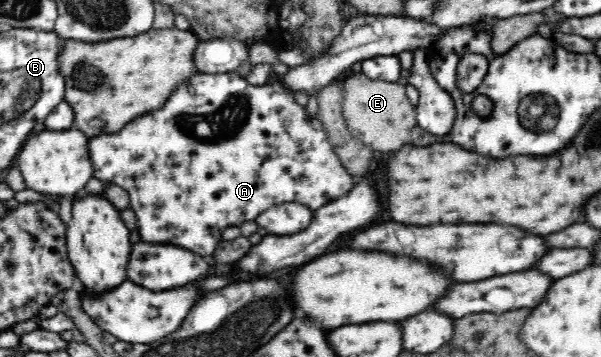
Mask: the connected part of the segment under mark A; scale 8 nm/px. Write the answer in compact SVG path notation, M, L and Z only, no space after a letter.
M196 73L186 87L182 85L170 97L170 101L166 103L166 107L162 111L148 114L148 117L144 115L144 117L128 123L121 133L115 135L101 134L90 138L88 150L90 150L90 159L93 165L93 177L102 182L112 182L119 185L128 192L129 205L136 216L135 230L142 241L153 244L177 245L197 254L200 253L206 258L210 257L218 242L223 240L222 235L227 228L239 227L246 219L255 221L270 207L280 205L280 203L298 202L315 212L323 205L346 195L352 189L355 179L342 167L342 162L333 151L322 120L317 115L308 113L306 106L298 103L294 95L295 93L288 88L288 85L282 84L280 81L272 83L272 85L256 86L248 83L239 73L218 73L218 75Z

